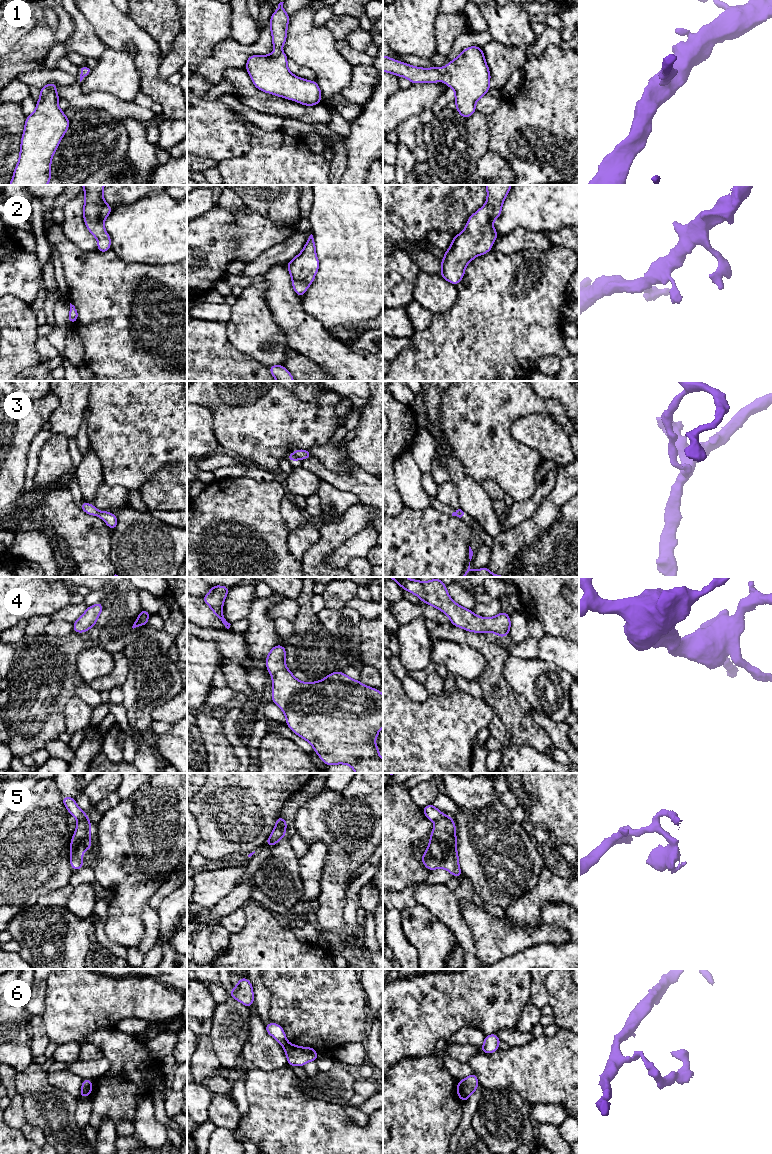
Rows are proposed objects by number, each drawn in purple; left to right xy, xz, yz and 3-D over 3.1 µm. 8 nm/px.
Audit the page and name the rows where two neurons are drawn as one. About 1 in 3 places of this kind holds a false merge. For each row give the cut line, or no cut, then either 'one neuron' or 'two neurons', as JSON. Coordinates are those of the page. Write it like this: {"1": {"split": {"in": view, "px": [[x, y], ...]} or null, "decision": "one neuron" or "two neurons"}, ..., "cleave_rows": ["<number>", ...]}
{"1": {"split": null, "decision": "one neuron"}, "2": {"split": null, "decision": "one neuron"}, "3": {"split": {"in": "xz", "px": [[293, 453], [299, 459]]}, "decision": "two neurons"}, "4": {"split": null, "decision": "one neuron"}, "5": {"split": {"in": "yz", "px": [[443, 814], [435, 821]]}, "decision": "two neurons"}, "6": {"split": {"in": "xz", "px": [[287, 1042], [283, 1046]]}, "decision": "two neurons"}, "cleave_rows": ["3", "5", "6"]}

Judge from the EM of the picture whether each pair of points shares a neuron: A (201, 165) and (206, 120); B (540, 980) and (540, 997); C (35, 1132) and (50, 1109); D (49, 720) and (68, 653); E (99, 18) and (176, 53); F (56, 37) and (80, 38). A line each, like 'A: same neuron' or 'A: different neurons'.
A: different neurons
B: same neuron
C: different neurons
D: same neuron
E: different neurons
F: different neurons

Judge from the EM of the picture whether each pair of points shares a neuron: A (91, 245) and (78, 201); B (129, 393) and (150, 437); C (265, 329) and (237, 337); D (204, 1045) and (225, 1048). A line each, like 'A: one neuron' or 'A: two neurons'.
A: one neuron
B: one neuron
C: one neuron
D: two neurons

